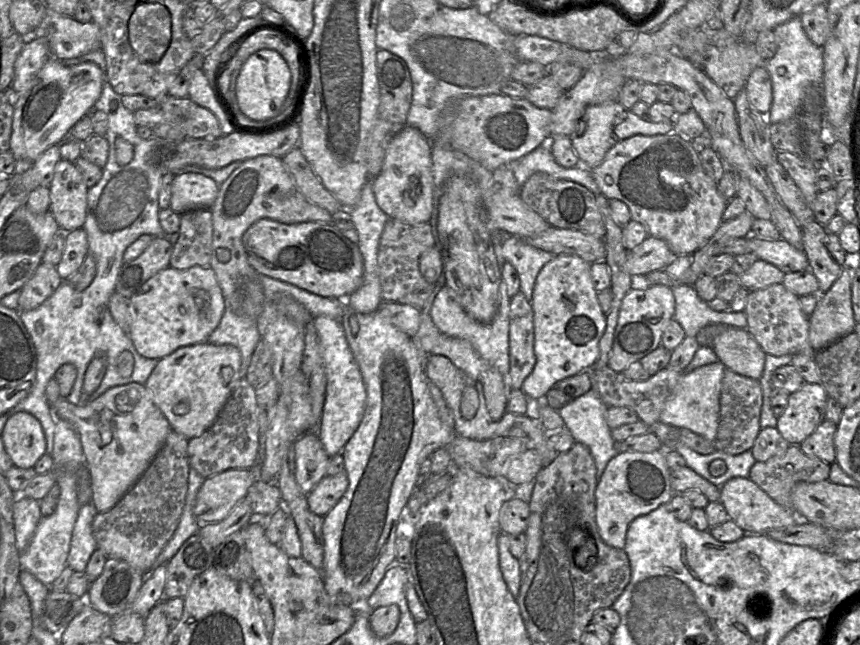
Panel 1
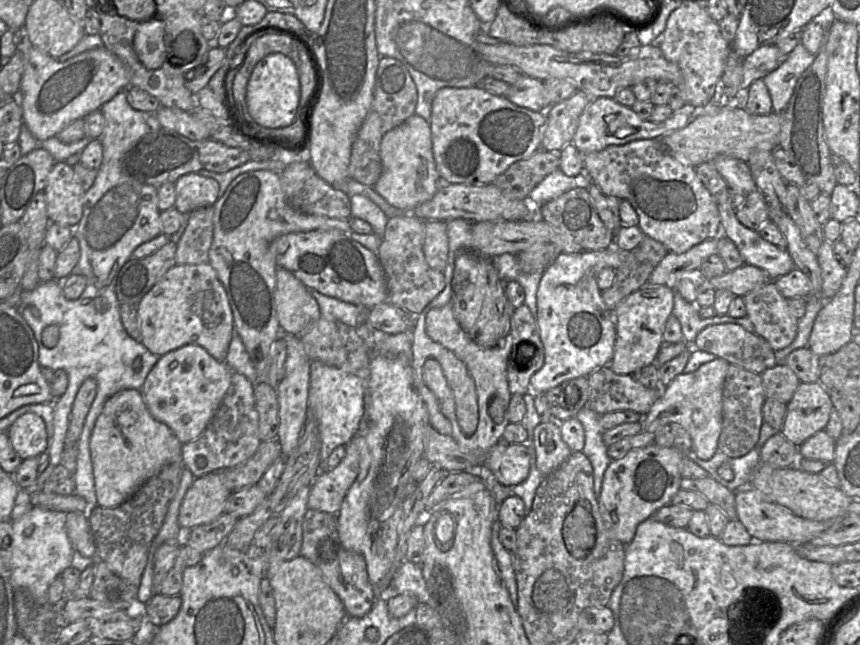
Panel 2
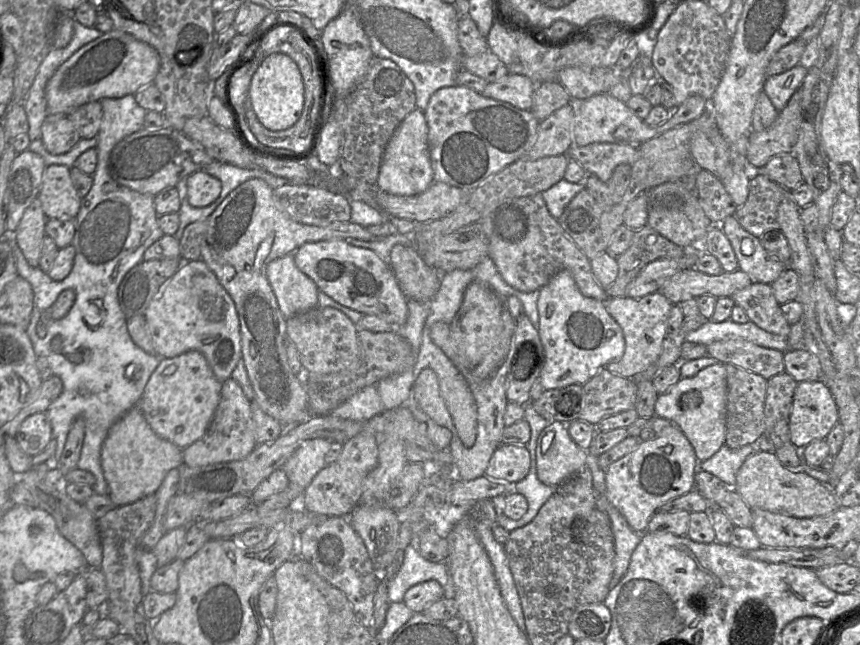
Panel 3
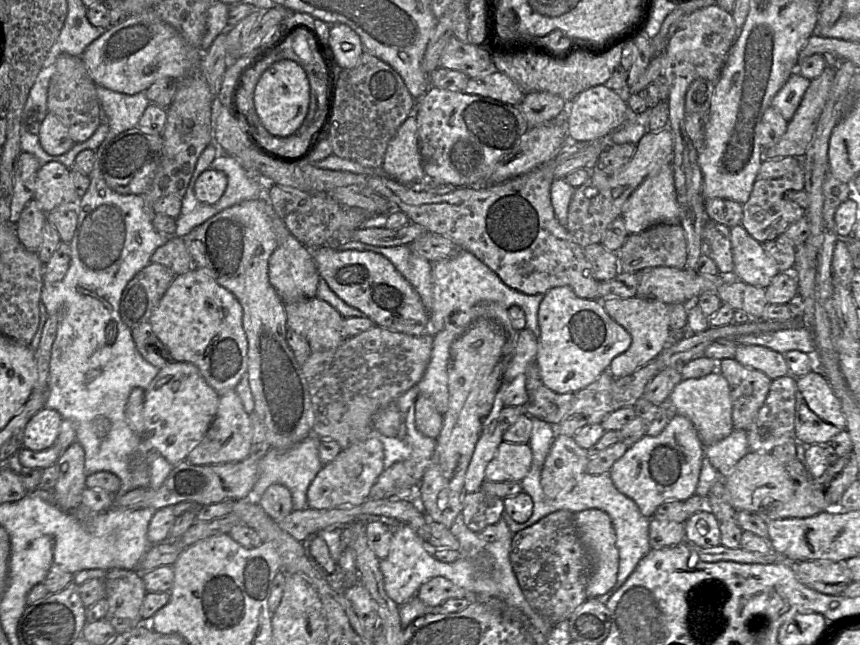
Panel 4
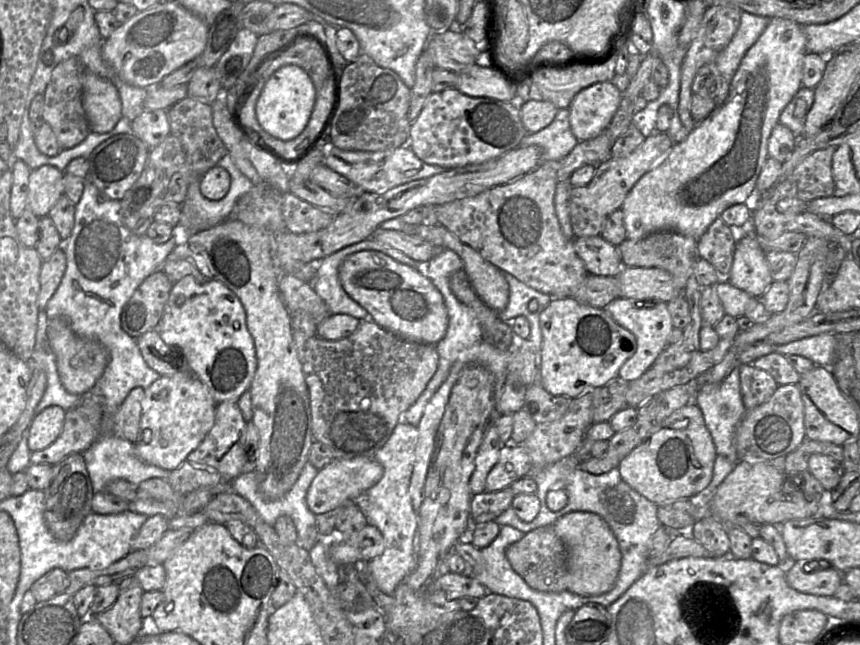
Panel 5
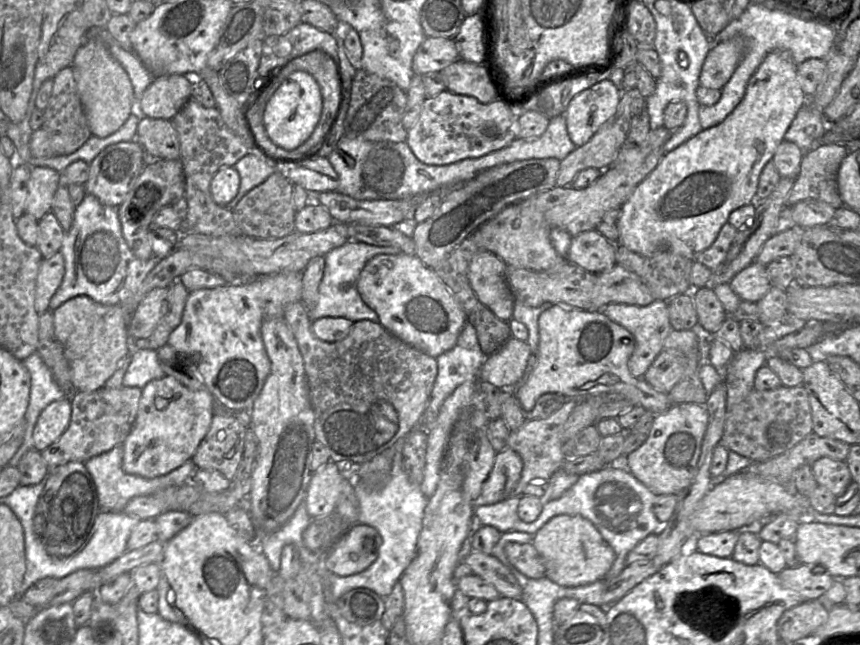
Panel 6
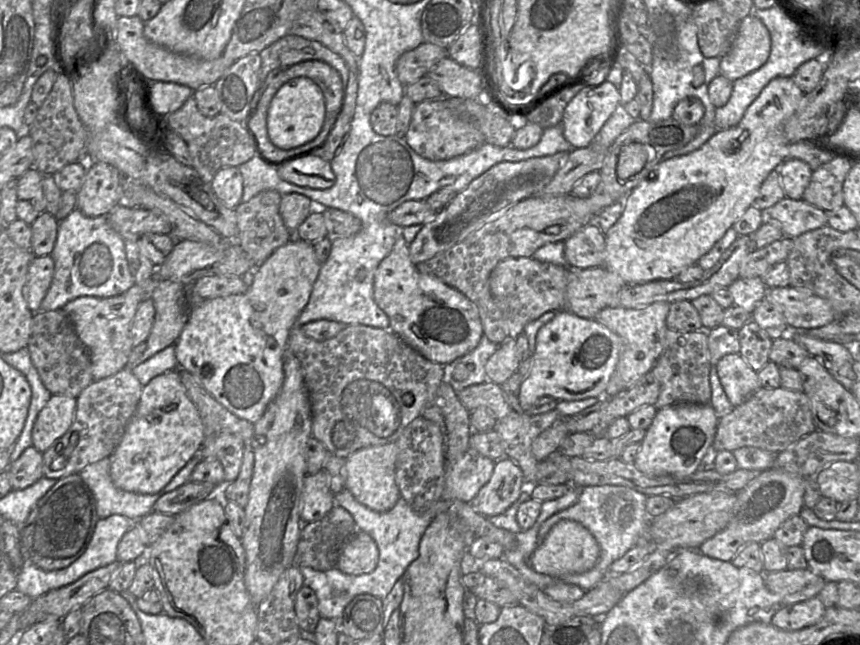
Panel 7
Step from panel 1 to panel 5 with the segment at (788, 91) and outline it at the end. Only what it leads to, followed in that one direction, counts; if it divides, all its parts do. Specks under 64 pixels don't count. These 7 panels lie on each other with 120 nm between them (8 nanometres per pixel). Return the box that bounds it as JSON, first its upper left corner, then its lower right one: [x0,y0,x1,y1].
[780,86,814,137]

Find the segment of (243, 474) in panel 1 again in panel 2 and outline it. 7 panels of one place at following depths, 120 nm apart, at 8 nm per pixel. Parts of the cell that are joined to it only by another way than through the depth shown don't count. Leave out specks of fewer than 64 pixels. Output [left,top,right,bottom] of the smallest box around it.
[178,472,232,532]

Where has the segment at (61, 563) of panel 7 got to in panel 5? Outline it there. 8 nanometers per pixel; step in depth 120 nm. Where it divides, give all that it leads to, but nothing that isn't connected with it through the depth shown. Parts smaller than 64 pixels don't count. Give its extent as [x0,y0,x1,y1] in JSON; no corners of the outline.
[43,453,94,541]

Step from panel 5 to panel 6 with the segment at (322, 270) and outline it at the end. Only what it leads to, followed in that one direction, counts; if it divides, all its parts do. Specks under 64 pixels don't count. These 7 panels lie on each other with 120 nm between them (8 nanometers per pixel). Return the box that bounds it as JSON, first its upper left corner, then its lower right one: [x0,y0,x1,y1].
[307,241,401,323]

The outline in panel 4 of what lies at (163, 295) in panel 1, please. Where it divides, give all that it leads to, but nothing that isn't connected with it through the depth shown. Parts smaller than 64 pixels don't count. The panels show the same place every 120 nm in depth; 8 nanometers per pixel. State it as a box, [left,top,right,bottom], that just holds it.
[149,268,248,394]

